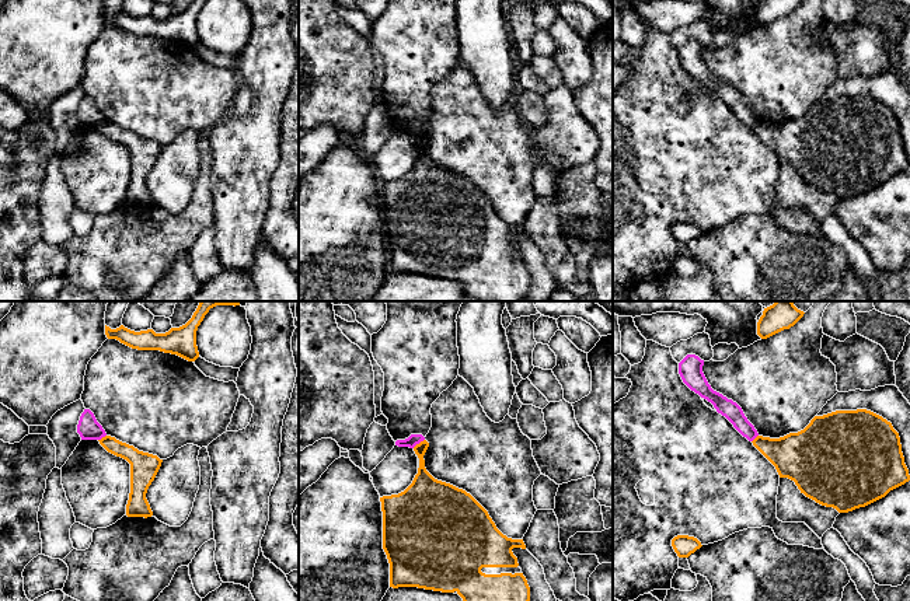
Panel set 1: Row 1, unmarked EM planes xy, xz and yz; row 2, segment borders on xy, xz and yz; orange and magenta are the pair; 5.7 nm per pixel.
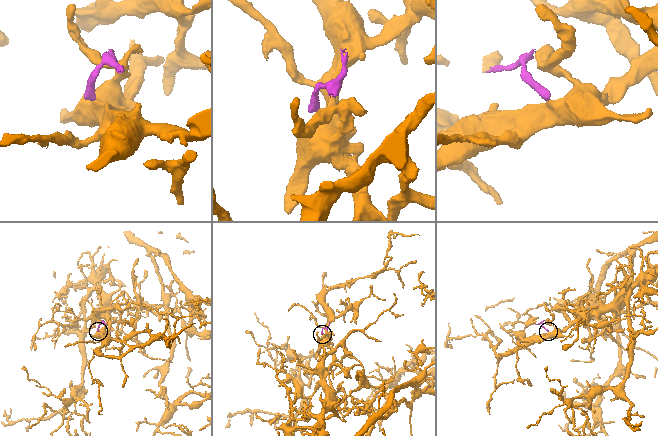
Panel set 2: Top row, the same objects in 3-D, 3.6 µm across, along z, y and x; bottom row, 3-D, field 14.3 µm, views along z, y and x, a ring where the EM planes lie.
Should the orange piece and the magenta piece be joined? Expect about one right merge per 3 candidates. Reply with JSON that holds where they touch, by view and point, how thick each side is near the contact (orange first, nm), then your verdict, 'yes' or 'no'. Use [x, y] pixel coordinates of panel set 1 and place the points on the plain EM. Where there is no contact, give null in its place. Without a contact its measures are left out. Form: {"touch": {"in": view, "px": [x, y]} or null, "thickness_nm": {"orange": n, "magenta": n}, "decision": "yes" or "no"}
{"touch": {"in": "xz", "px": [419, 129]}, "thickness_nm": {"orange": 150, "magenta": 70}, "decision": "no"}

